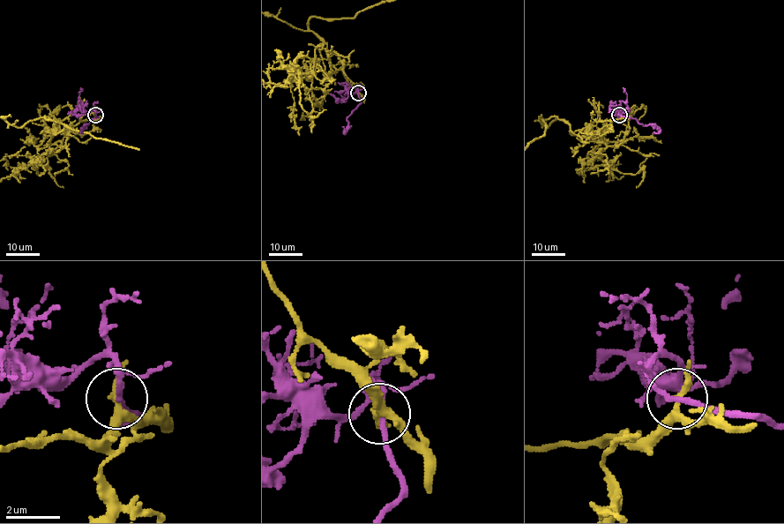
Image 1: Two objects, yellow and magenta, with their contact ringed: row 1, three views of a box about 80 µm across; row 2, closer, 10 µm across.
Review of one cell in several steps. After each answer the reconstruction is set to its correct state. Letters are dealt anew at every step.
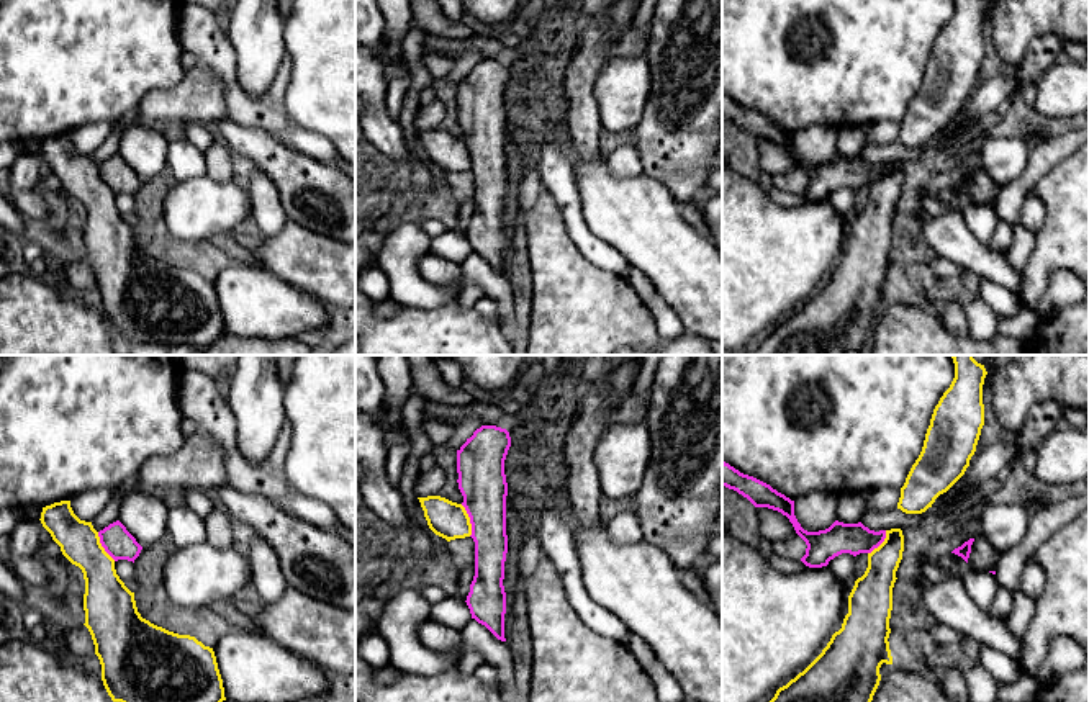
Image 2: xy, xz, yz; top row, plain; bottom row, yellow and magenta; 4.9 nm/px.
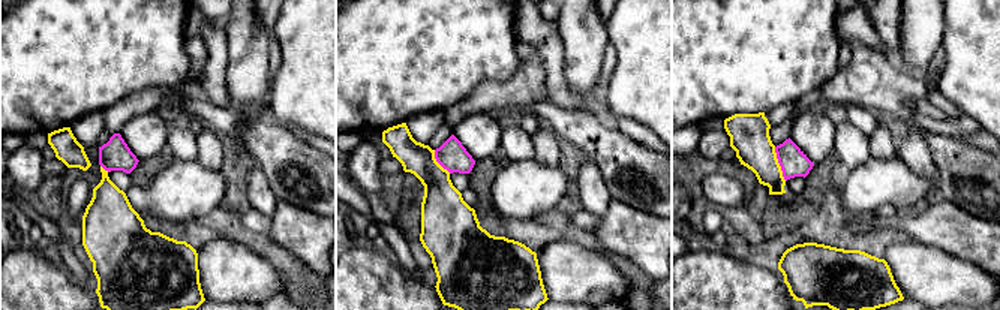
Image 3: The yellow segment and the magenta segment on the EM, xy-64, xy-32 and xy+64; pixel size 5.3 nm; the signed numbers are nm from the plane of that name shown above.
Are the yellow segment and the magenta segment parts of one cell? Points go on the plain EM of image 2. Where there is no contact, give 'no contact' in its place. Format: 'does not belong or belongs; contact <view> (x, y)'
does not belong; contact xz (469, 154)

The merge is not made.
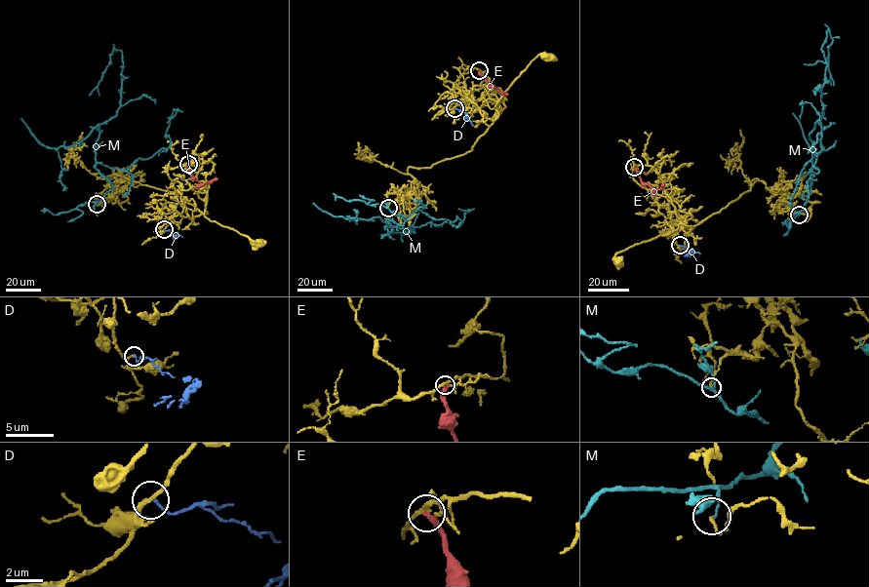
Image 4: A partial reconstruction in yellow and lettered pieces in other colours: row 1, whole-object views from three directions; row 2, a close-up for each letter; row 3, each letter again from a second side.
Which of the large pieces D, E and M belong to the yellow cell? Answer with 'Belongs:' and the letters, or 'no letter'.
Belongs: D

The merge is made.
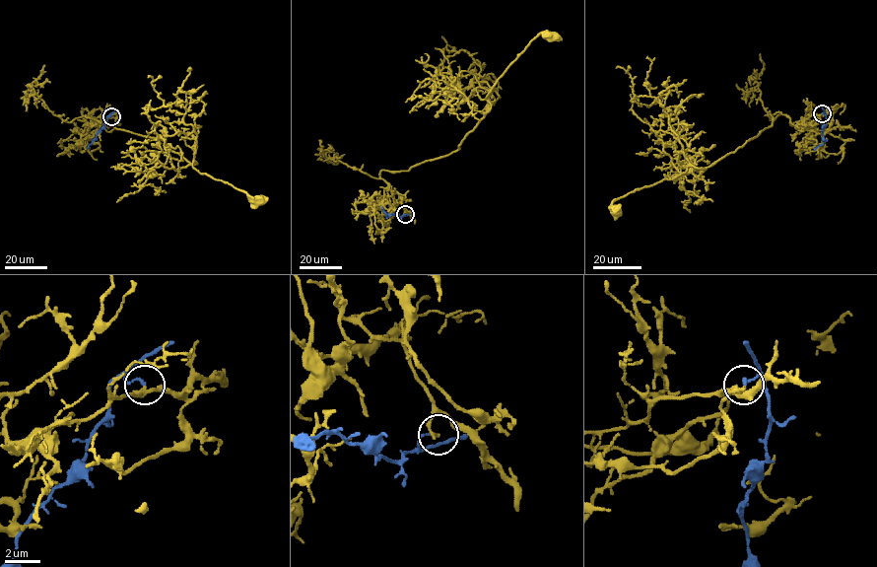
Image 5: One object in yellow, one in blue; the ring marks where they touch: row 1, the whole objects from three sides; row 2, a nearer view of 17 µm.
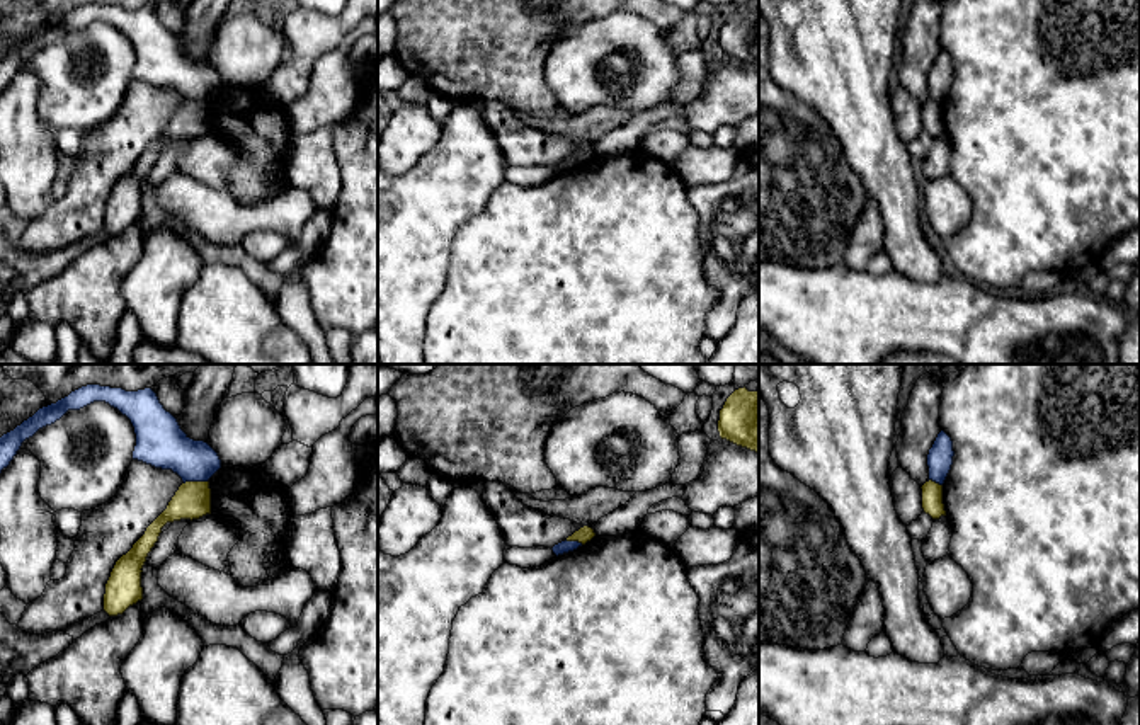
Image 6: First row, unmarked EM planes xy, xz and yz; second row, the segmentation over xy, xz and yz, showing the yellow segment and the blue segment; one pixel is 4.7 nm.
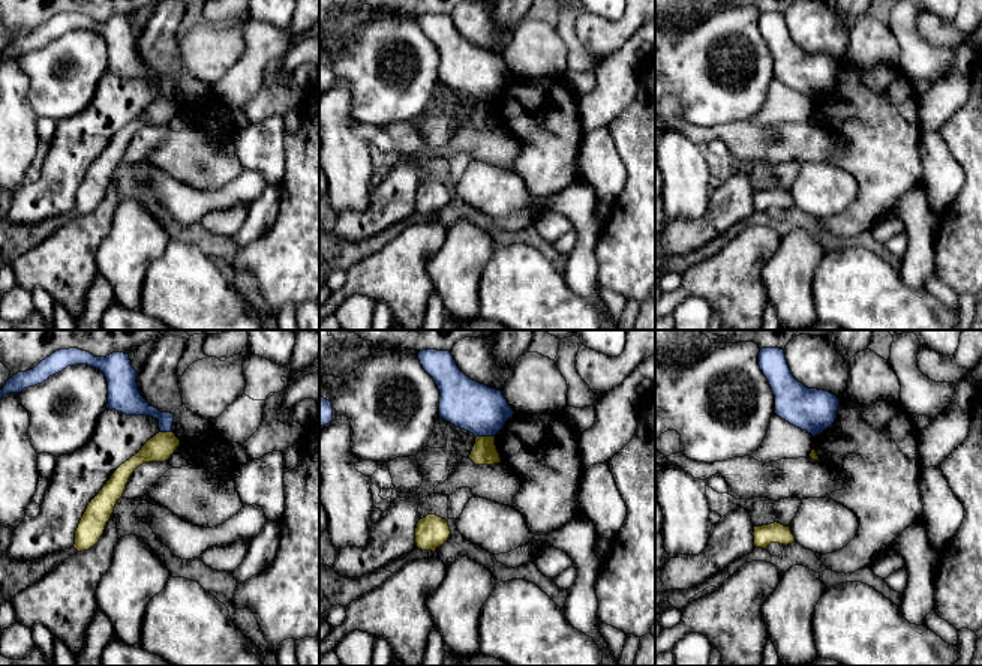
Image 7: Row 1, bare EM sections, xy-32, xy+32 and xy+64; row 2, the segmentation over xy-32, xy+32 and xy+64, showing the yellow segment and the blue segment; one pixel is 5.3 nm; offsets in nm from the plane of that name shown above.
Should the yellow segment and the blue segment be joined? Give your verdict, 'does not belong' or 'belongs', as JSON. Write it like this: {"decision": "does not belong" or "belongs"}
{"decision": "does not belong"}

